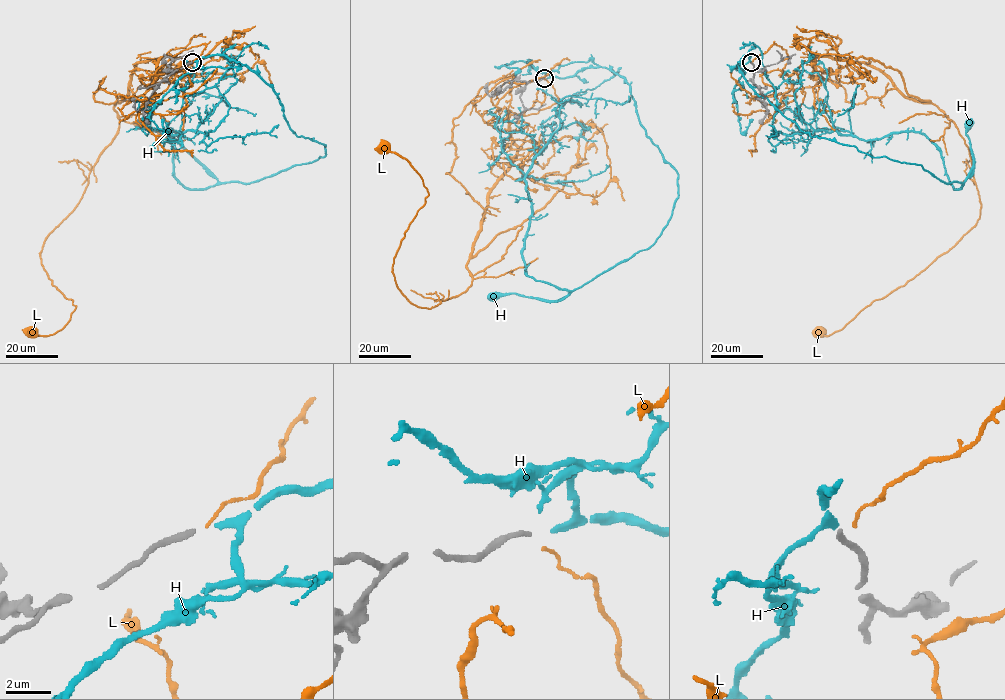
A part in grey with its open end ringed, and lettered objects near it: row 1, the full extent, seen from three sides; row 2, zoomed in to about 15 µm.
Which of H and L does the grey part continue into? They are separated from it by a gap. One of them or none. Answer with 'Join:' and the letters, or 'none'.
Join: H

